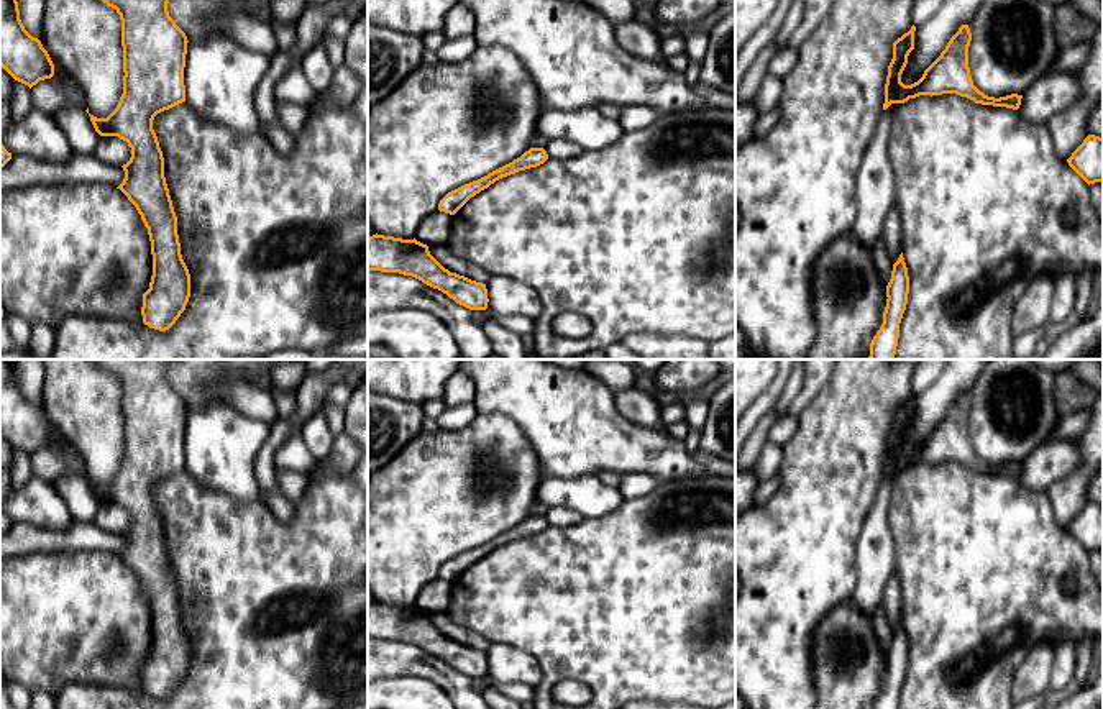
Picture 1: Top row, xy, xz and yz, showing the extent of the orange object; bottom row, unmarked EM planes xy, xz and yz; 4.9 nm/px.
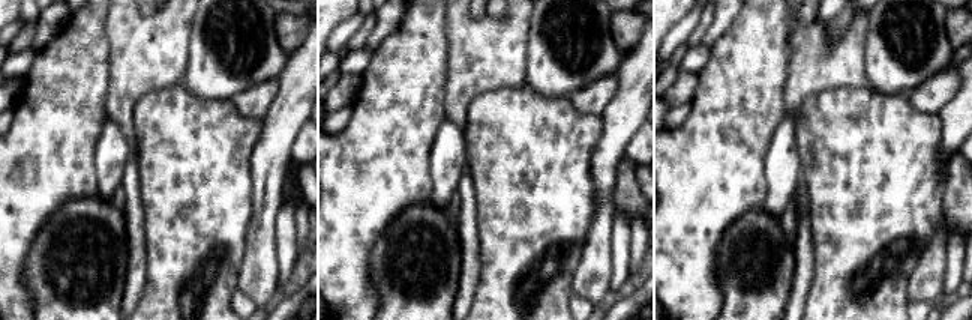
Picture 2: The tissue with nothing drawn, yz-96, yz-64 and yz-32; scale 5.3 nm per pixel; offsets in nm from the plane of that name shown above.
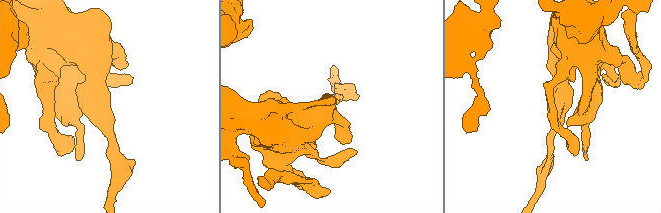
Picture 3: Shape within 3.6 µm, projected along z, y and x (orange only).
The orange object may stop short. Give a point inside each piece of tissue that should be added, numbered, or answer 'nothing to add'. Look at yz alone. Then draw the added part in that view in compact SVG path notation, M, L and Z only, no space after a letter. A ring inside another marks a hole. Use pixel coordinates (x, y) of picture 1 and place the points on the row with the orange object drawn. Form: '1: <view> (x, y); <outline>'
nothing to add

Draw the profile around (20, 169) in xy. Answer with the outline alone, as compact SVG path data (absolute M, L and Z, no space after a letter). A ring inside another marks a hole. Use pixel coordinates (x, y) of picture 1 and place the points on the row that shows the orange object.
M76 153L64 161L11 154L11 159L0 167L0 194L33 184L100 182L118 187L123 179L121 166L110 166L94 154Z

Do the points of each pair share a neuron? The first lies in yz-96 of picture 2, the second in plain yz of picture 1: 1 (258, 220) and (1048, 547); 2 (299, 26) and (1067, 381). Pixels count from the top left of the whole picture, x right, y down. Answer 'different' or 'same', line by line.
1: different
2: same

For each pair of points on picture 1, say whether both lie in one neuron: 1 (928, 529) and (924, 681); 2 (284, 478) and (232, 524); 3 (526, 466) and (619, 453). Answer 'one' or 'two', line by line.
1: one
2: two
3: two

